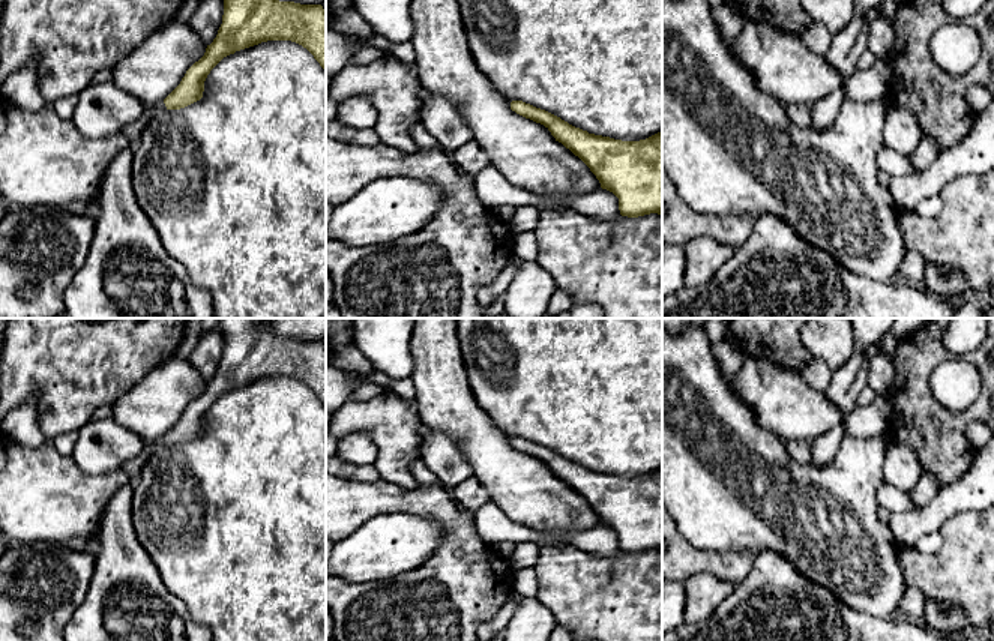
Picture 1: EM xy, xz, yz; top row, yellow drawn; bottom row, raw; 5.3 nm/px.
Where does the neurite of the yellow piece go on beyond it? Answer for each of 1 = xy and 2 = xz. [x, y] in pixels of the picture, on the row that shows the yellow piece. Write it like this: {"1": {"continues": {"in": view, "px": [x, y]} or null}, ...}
{"1": {"continues": {"in": "xy", "px": [132, 131]}}, "2": {"continues": null}}

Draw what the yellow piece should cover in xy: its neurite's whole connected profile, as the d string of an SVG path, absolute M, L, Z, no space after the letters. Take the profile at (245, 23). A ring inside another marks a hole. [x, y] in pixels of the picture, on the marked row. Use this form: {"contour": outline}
{"contour": "M224 0L222 24L204 56L186 71L180 84L164 101L147 105L143 116L125 126L122 134L135 144L153 117L200 101L207 75L224 57L267 41L302 45L326 72L326 11L321 5Z"}

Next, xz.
{"contour": "M512 101L511 110L544 125L578 156L601 188L619 198L622 216L662 215L662 131L646 140L622 141L589 134L523 101Z"}

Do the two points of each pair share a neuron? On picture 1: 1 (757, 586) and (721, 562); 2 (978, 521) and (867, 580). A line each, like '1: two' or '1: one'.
1: two
2: two

